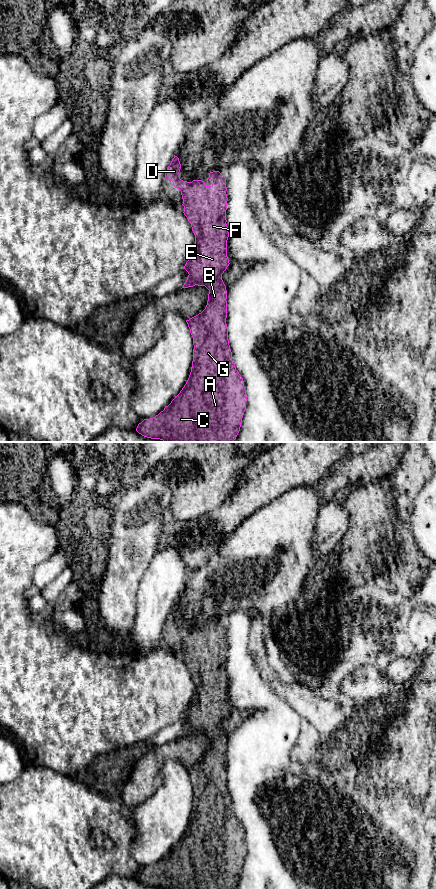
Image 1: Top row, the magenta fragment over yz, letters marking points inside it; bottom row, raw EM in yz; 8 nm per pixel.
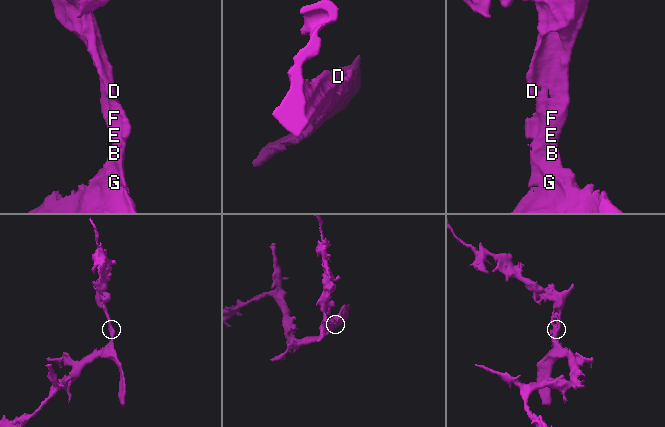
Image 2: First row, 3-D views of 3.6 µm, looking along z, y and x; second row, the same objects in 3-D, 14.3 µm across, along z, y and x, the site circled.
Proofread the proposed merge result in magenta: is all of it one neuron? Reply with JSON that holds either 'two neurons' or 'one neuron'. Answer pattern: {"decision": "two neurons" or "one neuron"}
{"decision": "one neuron"}

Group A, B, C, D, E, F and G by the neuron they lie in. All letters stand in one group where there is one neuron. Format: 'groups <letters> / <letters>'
groups A B C D E F G

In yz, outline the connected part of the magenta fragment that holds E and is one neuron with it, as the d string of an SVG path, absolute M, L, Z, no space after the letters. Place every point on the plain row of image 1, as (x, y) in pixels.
M174 603L165 626L181 639L183 661L195 683L195 692L183 716L189 723L182 736L205 734L209 738L208 749L201 761L186 768L194 793L186 832L163 859L153 866L144 867L136 879L144 885L163 889L234 889L240 879L247 844L243 826L232 809L226 772L227 738L222 728L222 722L230 712L227 705L226 626L219 619L210 620L208 627L212 633L206 634L202 628L181 628L180 617L179 606Z

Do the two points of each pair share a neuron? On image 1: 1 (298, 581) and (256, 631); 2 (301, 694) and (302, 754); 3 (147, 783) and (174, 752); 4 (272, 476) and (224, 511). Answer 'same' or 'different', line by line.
1: different
2: different
3: same
4: same

